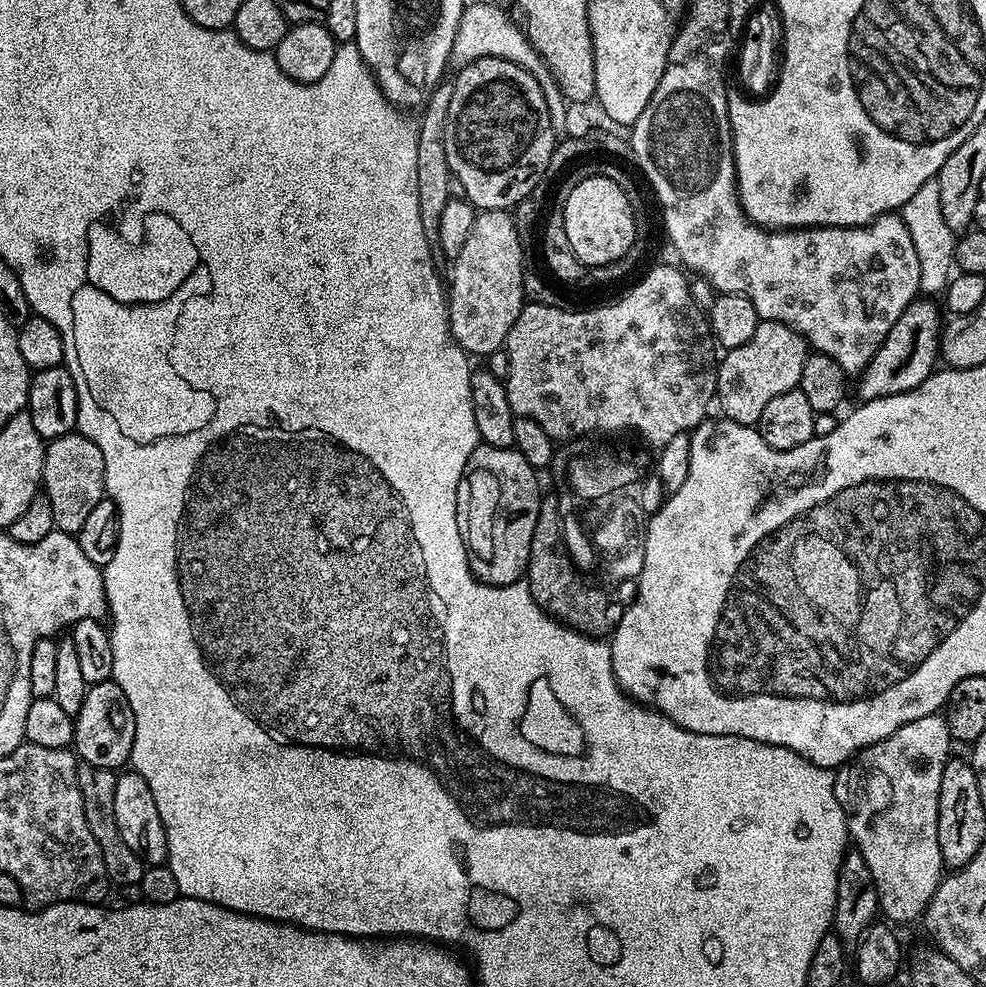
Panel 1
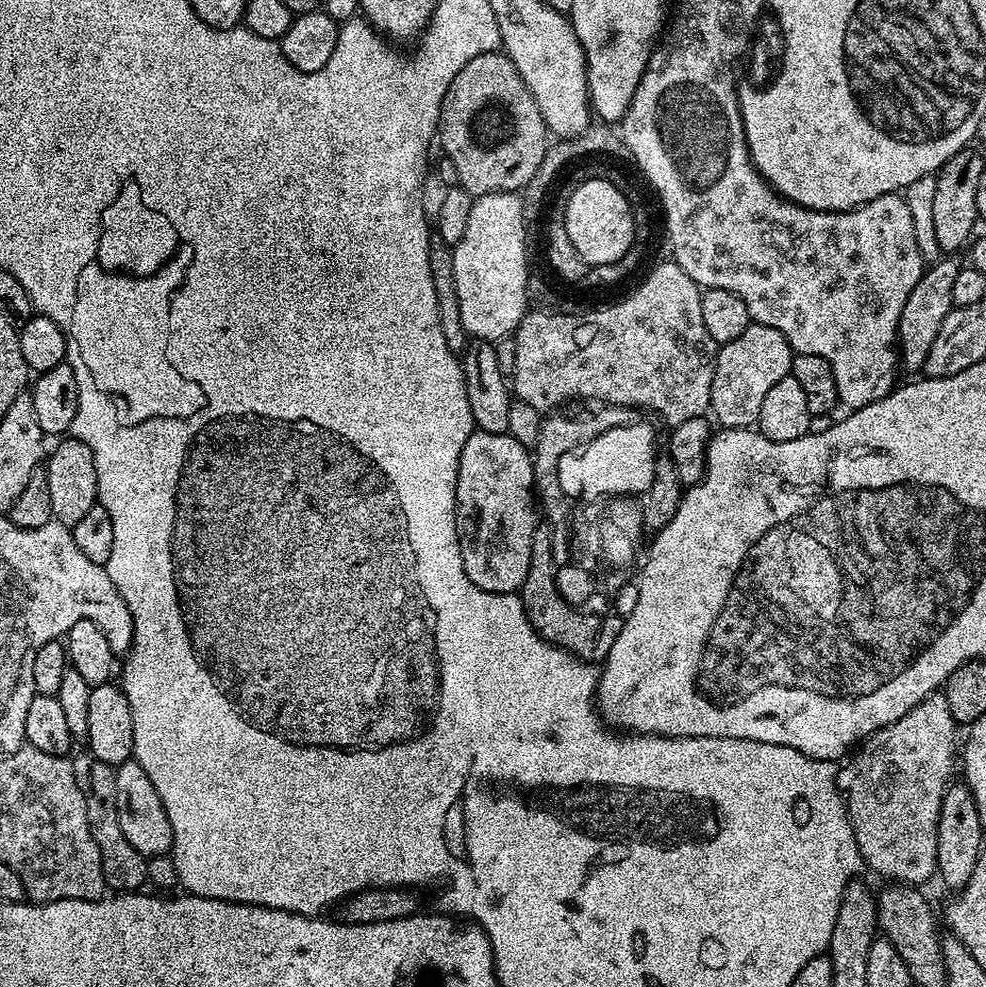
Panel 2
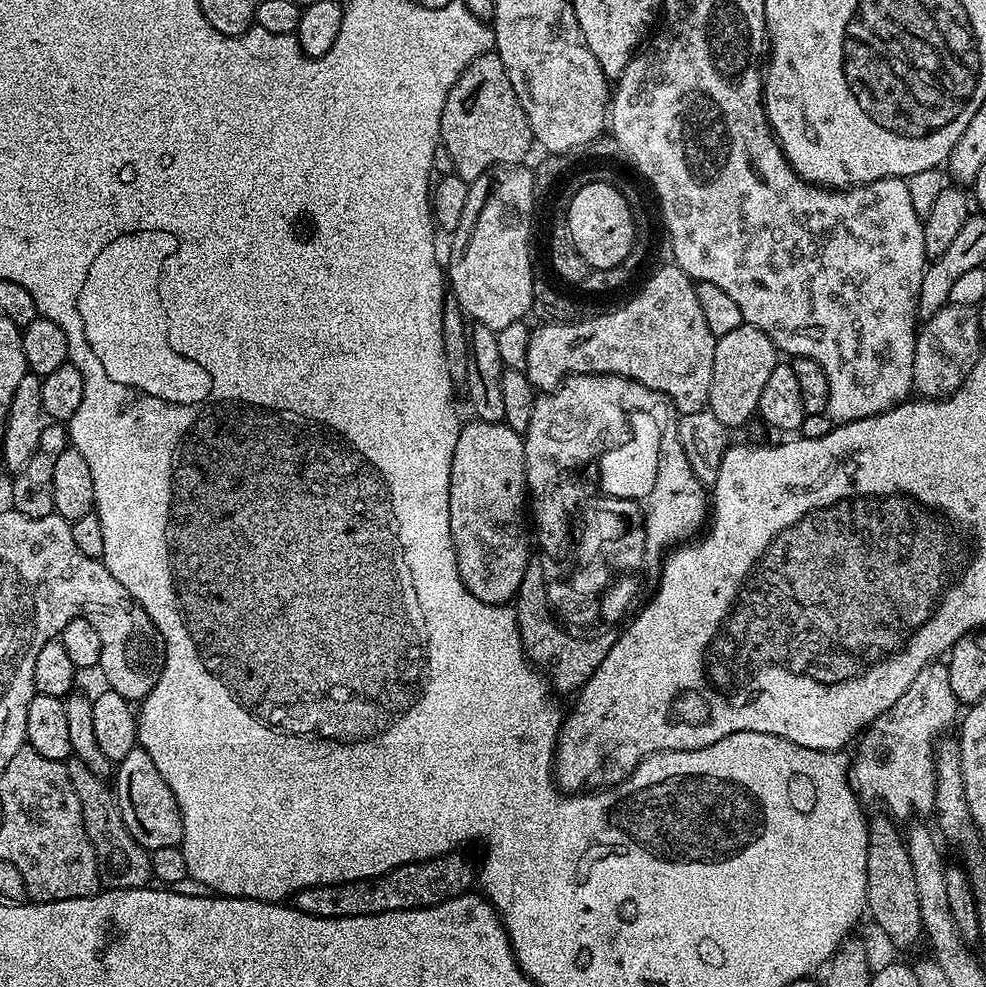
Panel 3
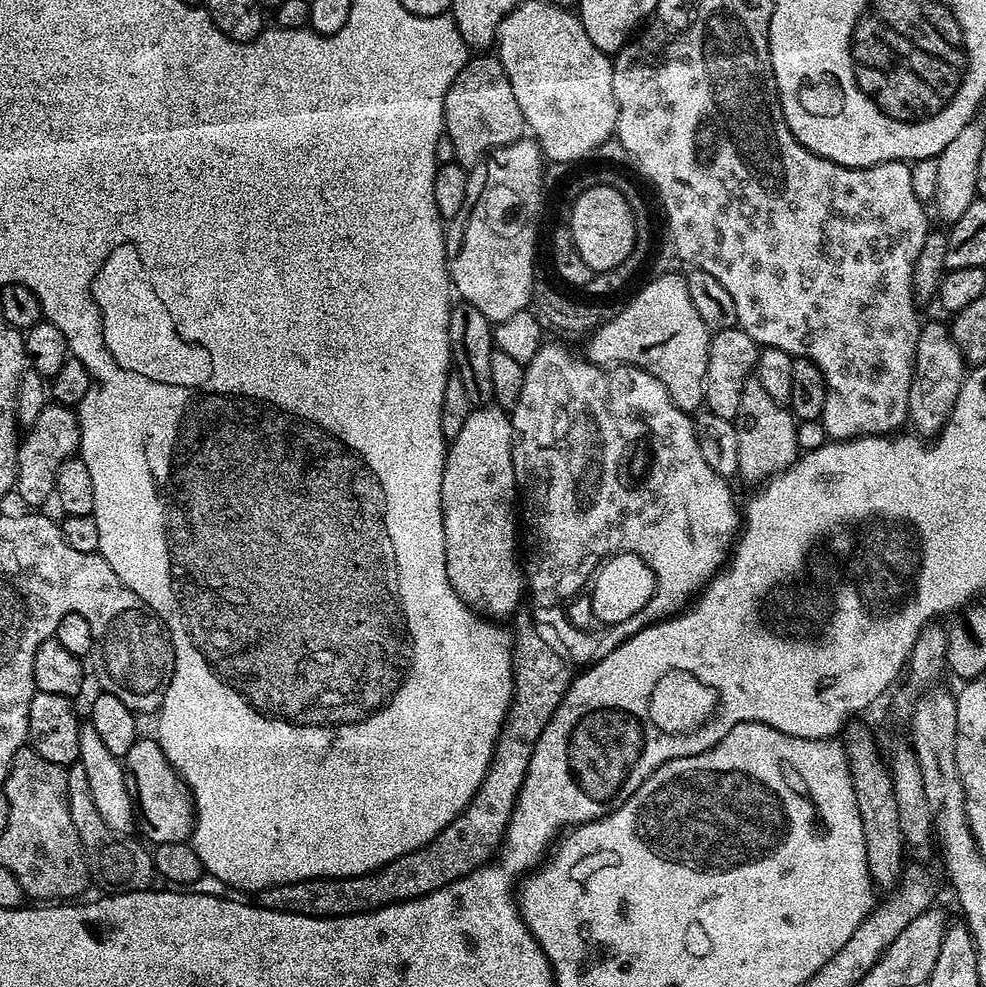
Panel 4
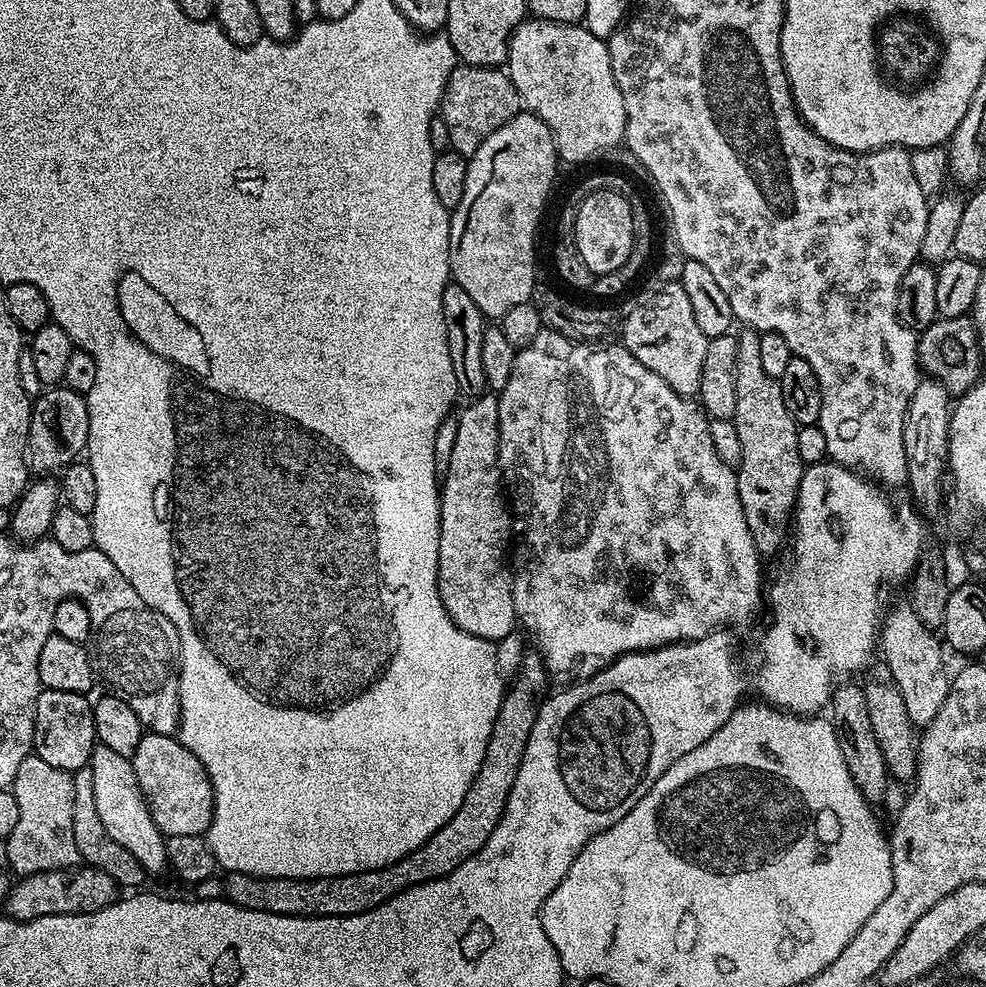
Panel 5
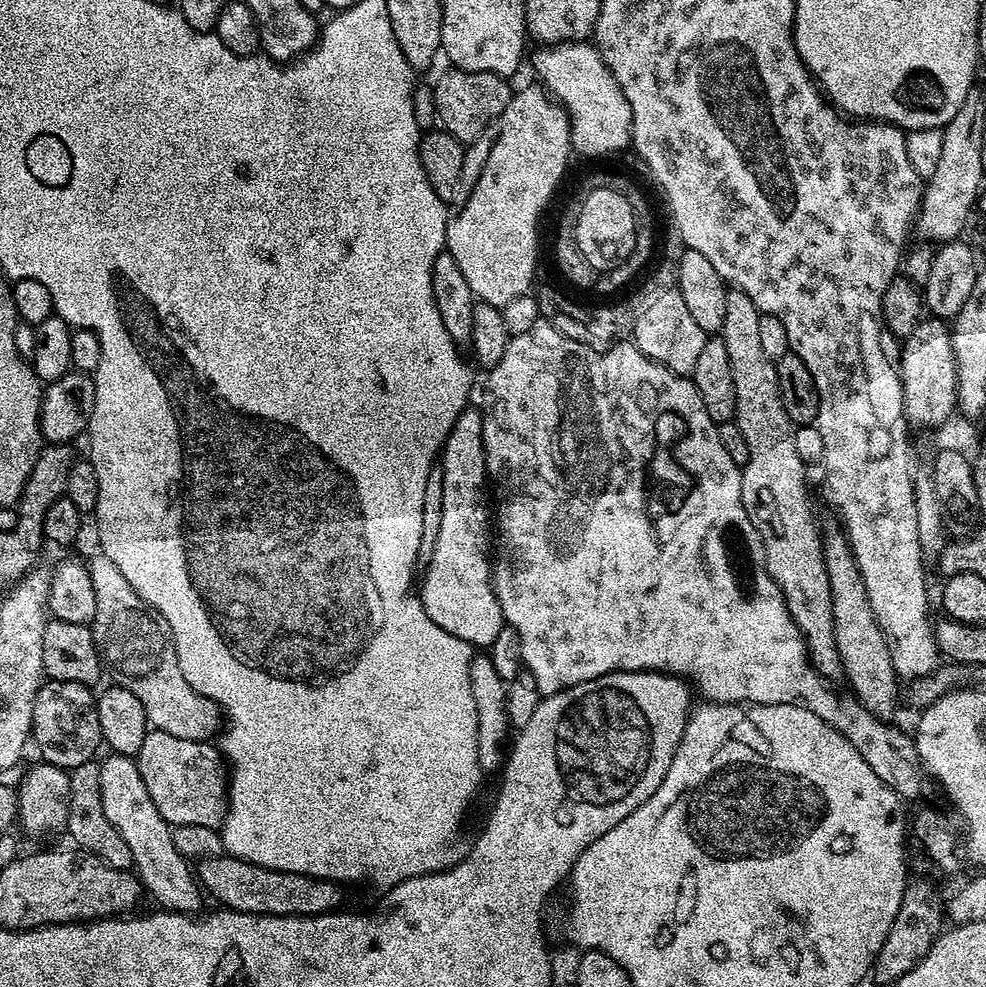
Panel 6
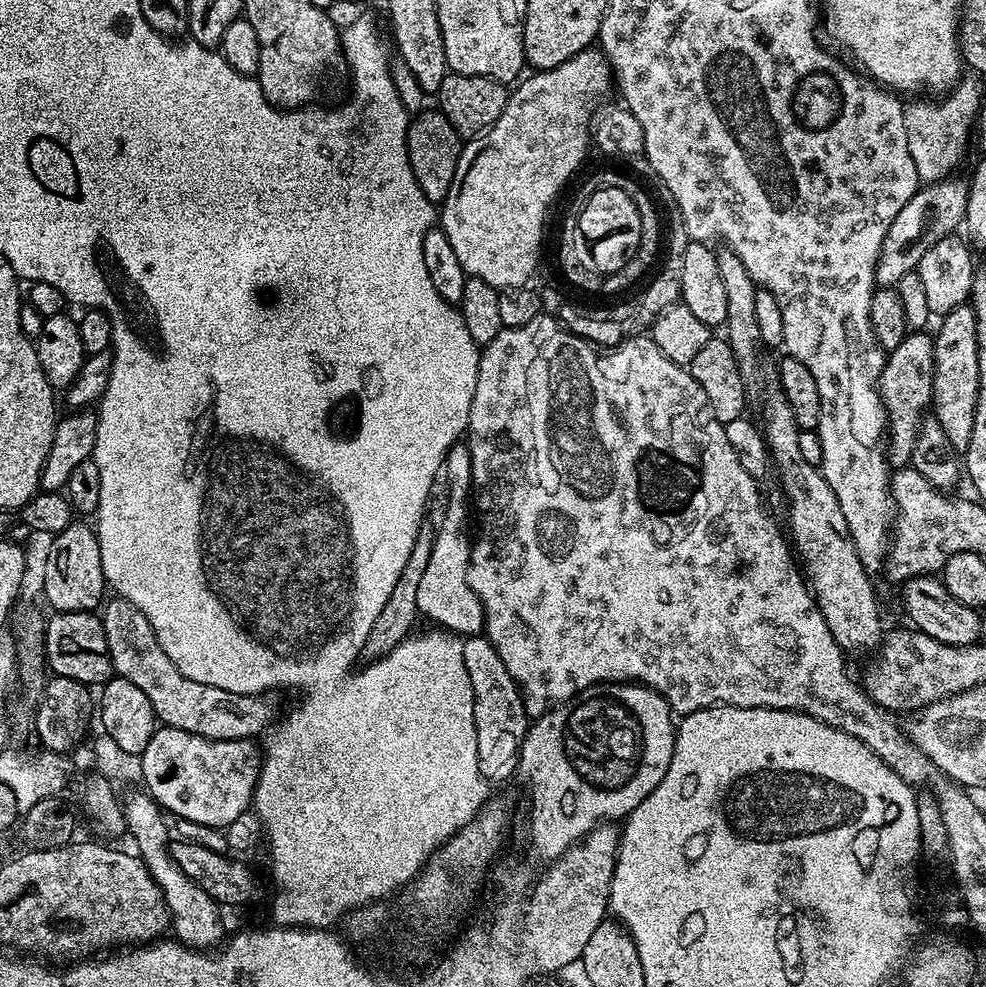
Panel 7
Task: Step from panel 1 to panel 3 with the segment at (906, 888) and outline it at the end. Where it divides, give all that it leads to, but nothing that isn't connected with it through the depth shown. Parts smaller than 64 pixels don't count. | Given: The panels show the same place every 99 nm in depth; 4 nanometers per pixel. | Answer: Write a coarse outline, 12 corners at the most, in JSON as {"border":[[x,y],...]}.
{"border":[[944,662],[855,745],[861,805],[903,822],[934,809],[938,737],[958,720]]}

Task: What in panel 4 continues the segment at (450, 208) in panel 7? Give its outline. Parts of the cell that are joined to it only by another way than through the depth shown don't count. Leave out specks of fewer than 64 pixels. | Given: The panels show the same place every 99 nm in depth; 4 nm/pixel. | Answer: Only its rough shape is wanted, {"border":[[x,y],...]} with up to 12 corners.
{"border":[[521,138],[470,169],[448,279],[493,325],[533,303],[546,161]]}

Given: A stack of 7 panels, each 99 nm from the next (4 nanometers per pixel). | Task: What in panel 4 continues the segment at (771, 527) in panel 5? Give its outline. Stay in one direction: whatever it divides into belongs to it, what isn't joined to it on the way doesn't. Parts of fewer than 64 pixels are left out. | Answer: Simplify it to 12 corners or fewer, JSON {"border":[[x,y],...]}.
{"border":[[755,378],[734,423],[739,479],[759,485],[798,458],[797,421]]}

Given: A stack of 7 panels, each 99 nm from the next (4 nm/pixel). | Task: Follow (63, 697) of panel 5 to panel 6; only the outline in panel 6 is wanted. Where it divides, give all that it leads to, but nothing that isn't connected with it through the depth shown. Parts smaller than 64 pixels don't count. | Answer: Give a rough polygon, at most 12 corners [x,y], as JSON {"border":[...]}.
{"border":[[48,680],[34,698],[31,743],[65,770],[102,748],[97,693]]}

